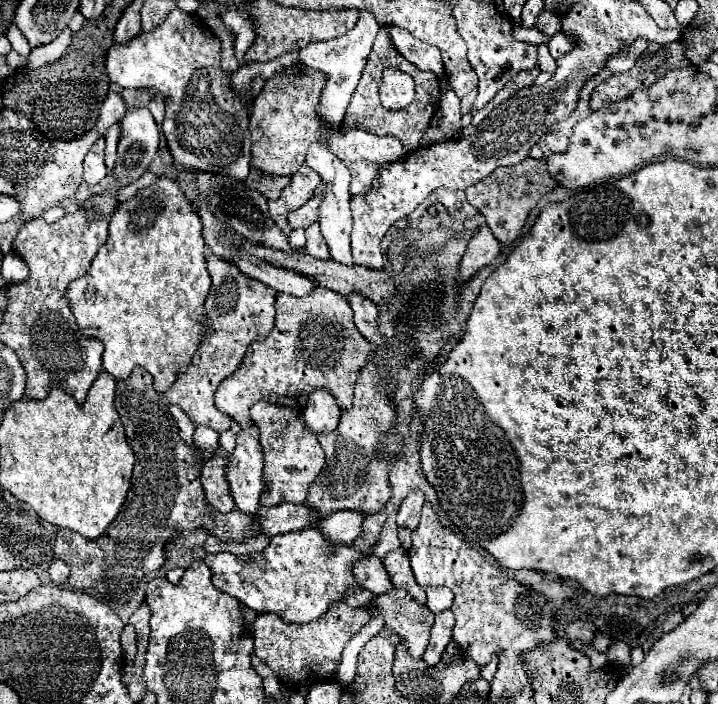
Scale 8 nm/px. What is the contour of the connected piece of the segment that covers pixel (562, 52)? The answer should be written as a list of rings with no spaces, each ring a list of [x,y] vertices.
[[[556,32],[556,36],[552,36],[548,46],[550,46],[550,54],[554,56],[554,60],[558,60],[560,56],[566,56],[576,48],[576,38],[564,32]]]

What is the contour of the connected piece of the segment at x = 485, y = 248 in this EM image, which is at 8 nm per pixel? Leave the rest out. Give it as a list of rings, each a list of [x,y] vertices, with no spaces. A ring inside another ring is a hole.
[[[482,224],[476,234],[470,238],[468,250],[460,262],[460,274],[458,274],[458,282],[466,282],[474,276],[474,272],[478,272],[480,268],[492,264],[500,252],[500,242],[496,240],[496,236],[490,232],[490,228],[486,224]]]

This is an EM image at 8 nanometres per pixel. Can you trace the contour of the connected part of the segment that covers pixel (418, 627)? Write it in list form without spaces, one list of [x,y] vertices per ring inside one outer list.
[[[392,588],[386,594],[374,596],[366,610],[386,620],[384,630],[404,640],[412,658],[422,658],[434,624],[434,614],[426,606],[418,606],[406,590]]]

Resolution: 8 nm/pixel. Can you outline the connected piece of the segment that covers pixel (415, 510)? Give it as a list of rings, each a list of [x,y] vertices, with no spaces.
[[[414,492],[414,494],[406,496],[406,498],[402,500],[400,510],[398,510],[398,516],[396,516],[398,528],[416,530],[418,524],[420,524],[422,506],[424,506],[424,494],[422,494],[422,492]]]

